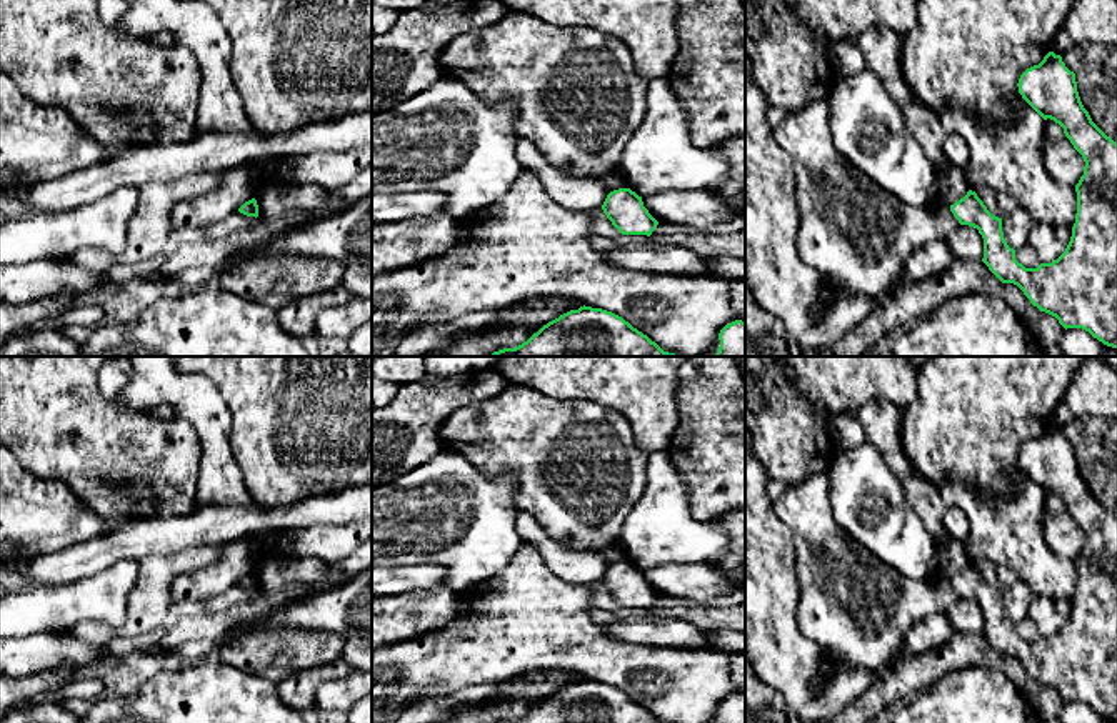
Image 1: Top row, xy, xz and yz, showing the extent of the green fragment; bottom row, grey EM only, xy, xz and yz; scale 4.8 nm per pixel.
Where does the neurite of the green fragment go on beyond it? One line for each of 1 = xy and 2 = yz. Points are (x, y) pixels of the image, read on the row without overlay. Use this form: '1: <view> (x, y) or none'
1: none
2: none

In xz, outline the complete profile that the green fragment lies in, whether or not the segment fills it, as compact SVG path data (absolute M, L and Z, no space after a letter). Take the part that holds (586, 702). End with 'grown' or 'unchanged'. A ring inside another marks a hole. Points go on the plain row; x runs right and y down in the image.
M592 680L570 683L527 715L503 723L662 723L622 690Z; unchanged

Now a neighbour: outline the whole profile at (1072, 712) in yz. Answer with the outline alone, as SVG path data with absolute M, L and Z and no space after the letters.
M1067 701L1060 710L1060 723L1117 723L1104 718L1082 701Z

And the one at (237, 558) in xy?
M240 538L218 545L220 556L212 565L183 573L173 581L173 601L205 600L220 595L237 585L245 575L255 571L267 543L253 538Z

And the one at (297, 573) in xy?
M267 546L255 568L258 590L287 595L295 591L320 593L328 588L330 565L320 558L280 558L275 546Z

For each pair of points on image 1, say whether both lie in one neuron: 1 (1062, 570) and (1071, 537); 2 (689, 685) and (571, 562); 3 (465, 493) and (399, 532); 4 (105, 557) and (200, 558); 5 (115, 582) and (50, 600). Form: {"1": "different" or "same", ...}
{"1": "different", "2": "different", "3": "same", "4": "different", "5": "same"}

